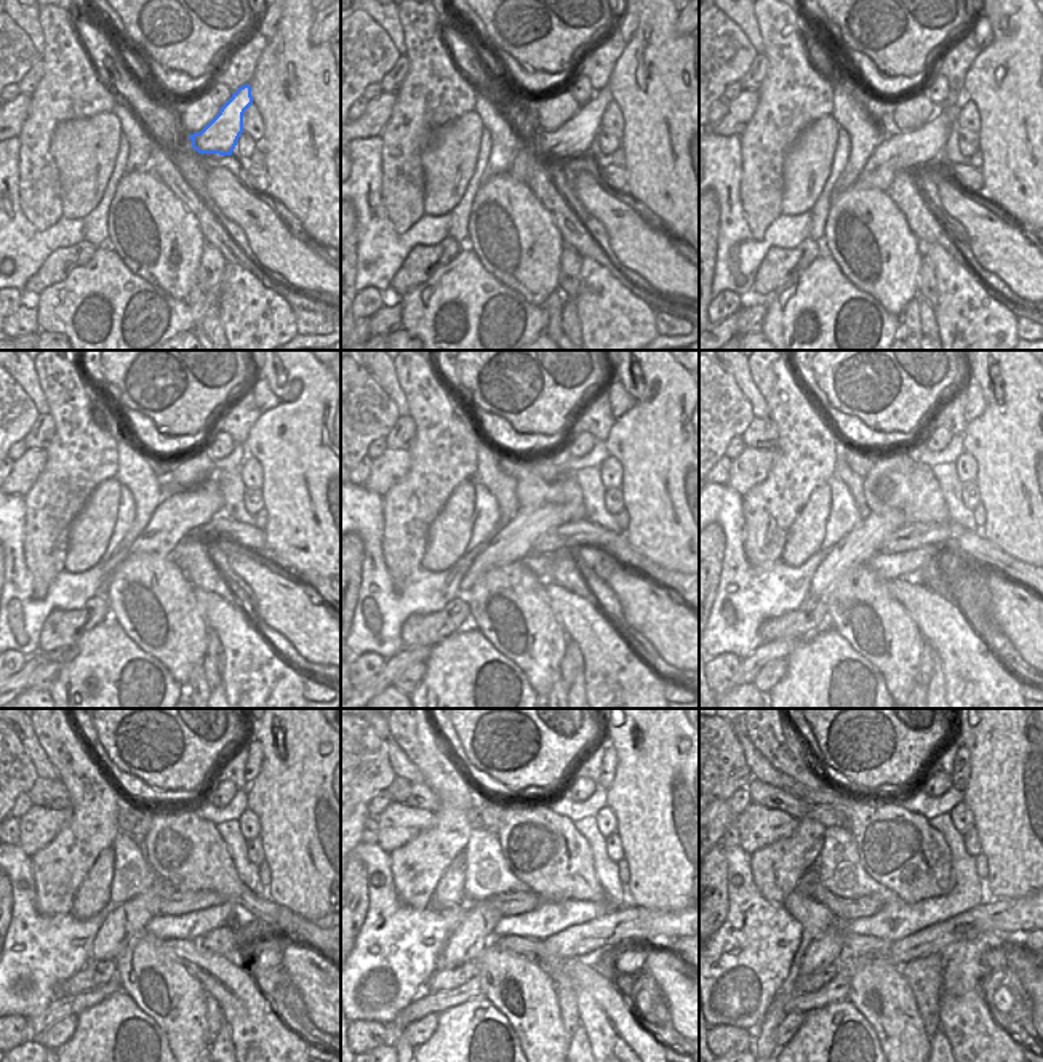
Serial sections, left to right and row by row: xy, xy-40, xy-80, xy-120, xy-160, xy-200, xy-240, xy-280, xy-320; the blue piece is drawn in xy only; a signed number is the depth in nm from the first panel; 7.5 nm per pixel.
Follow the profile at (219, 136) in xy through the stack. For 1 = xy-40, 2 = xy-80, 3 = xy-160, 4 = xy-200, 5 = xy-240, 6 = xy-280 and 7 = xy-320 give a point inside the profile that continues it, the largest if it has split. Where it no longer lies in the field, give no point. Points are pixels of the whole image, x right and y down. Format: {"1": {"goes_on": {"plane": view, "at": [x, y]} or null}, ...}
{"1": {"goes_on": {"plane": "xy-40", "at": [573, 139]}}, "2": {"goes_on": {"plane": "xy-80", "at": [899, 151]}}, "3": {"goes_on": {"plane": "xy-160", "at": [512, 542]}}, "4": {"goes_on": {"plane": "xy-200", "at": [856, 549]}}, "5": {"goes_on": {"plane": "xy-240", "at": [128, 920]}}, "6": {"goes_on": {"plane": "xy-280", "at": [475, 931]}}, "7": {"goes_on": {"plane": "xy-320", "at": [829, 947]}}}

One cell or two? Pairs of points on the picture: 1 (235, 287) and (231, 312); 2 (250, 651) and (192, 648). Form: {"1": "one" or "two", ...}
{"1": "one", "2": "two"}

